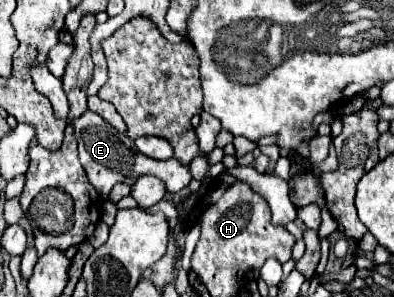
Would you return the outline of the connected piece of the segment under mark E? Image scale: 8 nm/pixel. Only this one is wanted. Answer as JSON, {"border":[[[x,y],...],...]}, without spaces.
{"border":[[[85,111],[81,117],[73,119],[71,125],[73,125],[77,141],[79,141],[80,162],[87,171],[91,185],[97,189],[97,193],[101,193],[103,199],[109,199],[109,191],[115,183],[123,181],[123,183],[131,185],[139,175],[159,177],[165,183],[169,193],[177,193],[179,189],[187,187],[187,183],[191,181],[189,169],[185,165],[181,165],[175,157],[167,159],[167,161],[157,161],[157,159],[141,155],[139,151],[133,151],[133,141],[125,133],[119,133],[101,115],[97,115],[93,111]]]}

